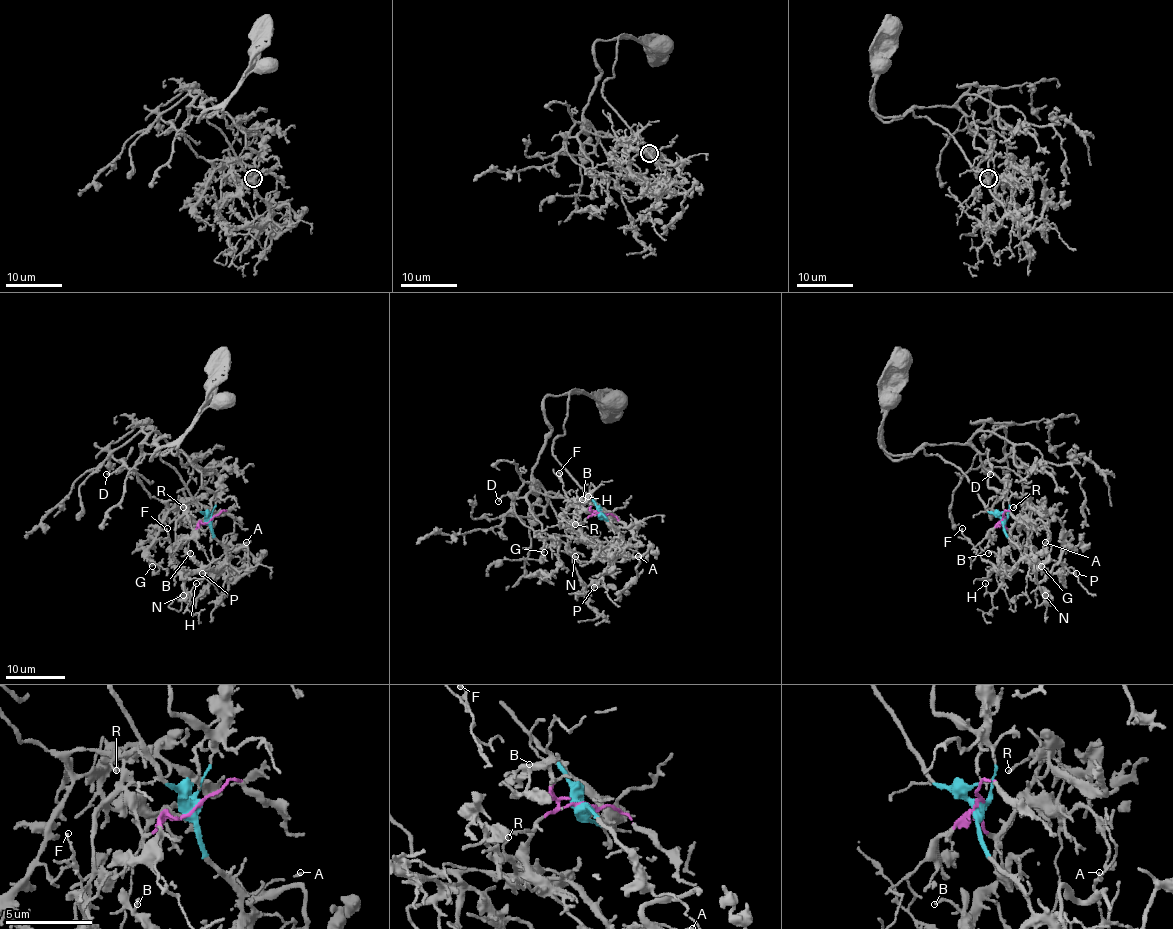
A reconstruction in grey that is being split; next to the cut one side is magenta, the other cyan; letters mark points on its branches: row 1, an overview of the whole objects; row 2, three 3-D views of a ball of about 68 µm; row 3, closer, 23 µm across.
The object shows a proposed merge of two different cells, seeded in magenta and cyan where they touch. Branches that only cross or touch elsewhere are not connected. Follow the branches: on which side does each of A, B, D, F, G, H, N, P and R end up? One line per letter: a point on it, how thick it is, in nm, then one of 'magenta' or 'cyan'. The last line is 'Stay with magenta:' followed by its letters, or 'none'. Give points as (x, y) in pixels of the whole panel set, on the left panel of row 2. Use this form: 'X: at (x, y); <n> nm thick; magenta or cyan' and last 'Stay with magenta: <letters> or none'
A: at (246, 542); 150 nm thick; cyan
B: at (190, 553); 160 nm thick; cyan
D: at (106, 474); 120 nm thick; magenta
F: at (167, 528); 140 nm thick; cyan
G: at (152, 566); 140 nm thick; magenta
H: at (196, 583); 110 nm thick; cyan
N: at (183, 595); 110 nm thick; cyan
P: at (202, 573); 140 nm thick; cyan
R: at (183, 507); 140 nm thick; magenta
Stay with magenta: D, G, R

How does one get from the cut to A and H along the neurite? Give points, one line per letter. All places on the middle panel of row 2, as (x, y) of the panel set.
A: (601, 514), (618, 533), (618, 540), (610, 548), (612, 557), (638, 555)
H: (601, 514), (618, 533), (600, 515), (576, 512), (582, 497), (588, 496)

